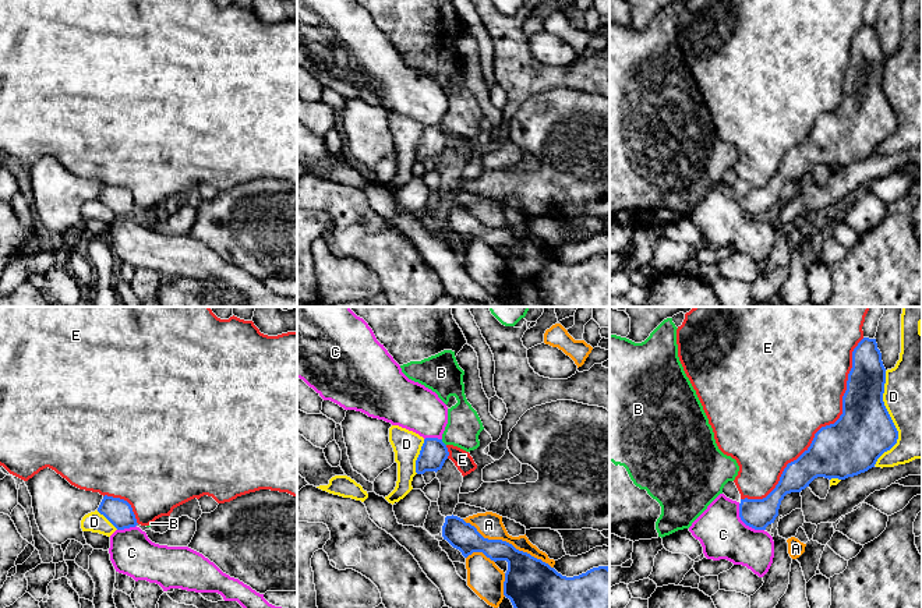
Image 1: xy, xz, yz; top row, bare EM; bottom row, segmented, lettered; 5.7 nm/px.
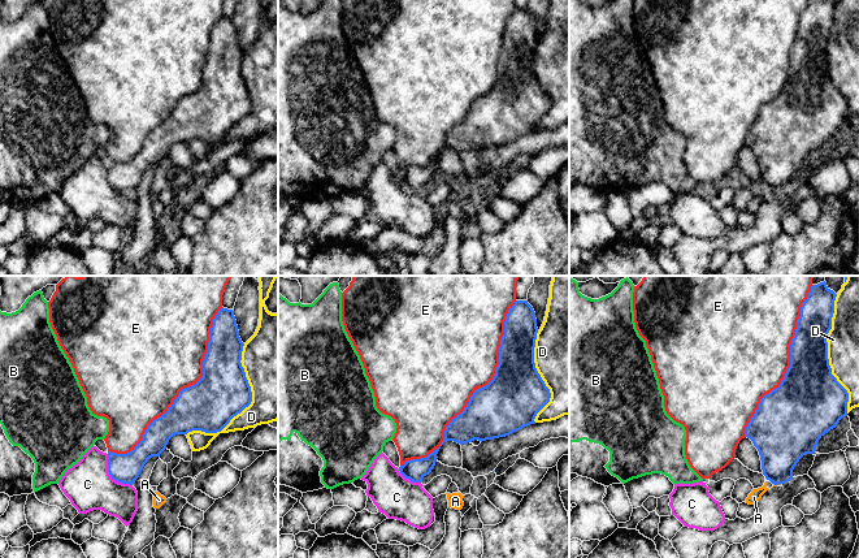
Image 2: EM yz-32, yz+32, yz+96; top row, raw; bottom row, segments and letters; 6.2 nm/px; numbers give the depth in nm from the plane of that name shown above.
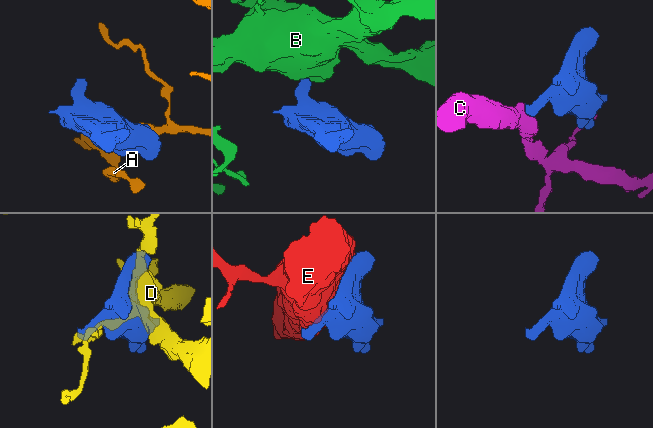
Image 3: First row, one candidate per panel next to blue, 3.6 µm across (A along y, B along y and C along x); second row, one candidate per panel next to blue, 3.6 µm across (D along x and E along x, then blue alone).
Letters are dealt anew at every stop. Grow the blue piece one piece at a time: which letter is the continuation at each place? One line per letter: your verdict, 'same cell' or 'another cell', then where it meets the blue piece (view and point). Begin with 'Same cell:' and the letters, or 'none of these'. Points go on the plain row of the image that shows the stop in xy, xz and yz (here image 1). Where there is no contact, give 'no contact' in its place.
Same cell: none of these
A: another cell | xz (508, 230)
B: another cell | xz (442, 130)
C: another cell | yz (745, 211)
D: another cell | yz (890, 106)
E: another cell | yz (822, 115)

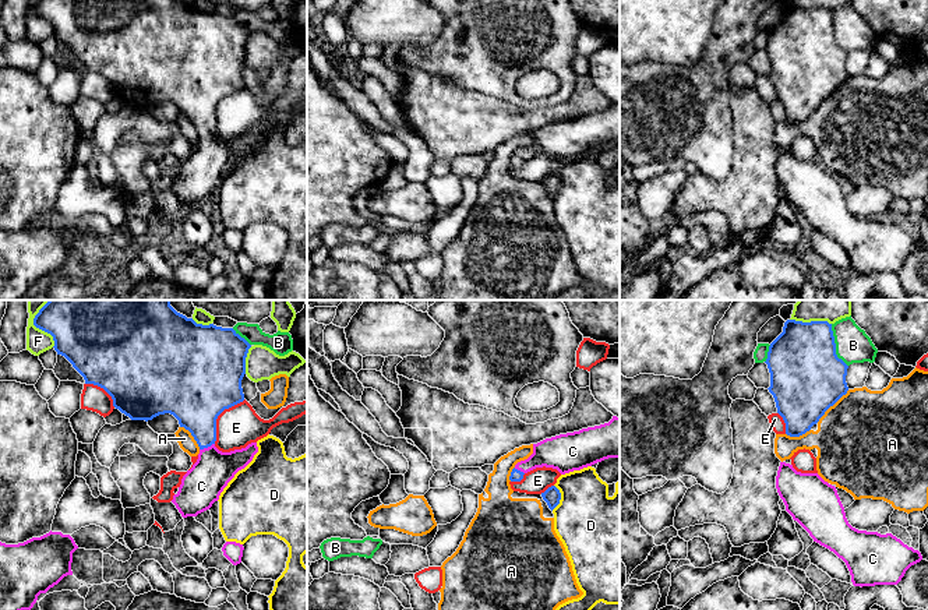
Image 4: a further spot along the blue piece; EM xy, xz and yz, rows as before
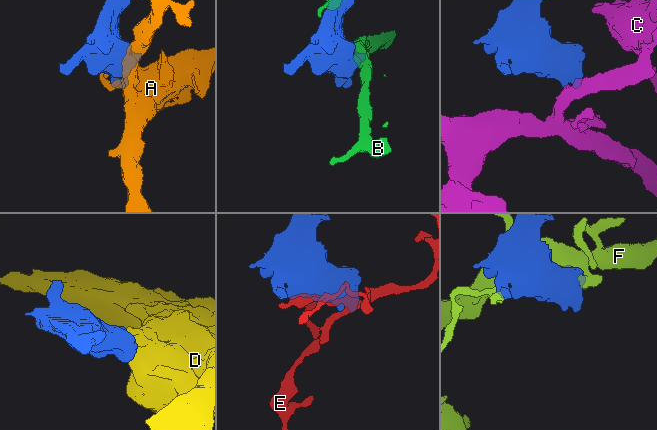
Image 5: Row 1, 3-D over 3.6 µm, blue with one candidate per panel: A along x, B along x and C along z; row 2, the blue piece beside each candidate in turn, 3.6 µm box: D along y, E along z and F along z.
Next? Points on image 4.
Same cell: C
A: another cell | yz (832, 92)
B: another cell | yz (835, 32)
C: same cell | xy (207, 134)
D: another cell | xz (560, 184)
E: another cell | xy (218, 102)
F: another cell | xy (42, 17)

